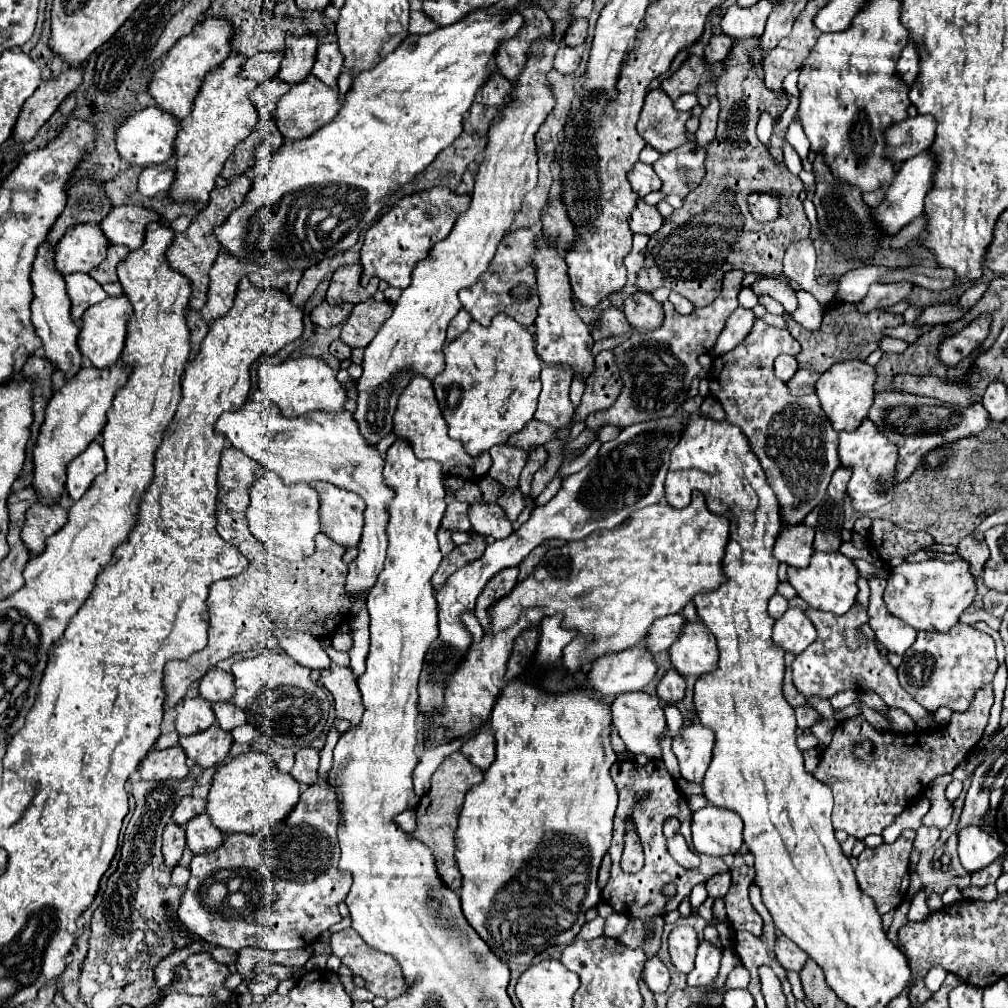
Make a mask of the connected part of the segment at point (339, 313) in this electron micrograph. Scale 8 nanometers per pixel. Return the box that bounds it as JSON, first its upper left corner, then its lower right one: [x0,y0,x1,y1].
[311,303,353,327]

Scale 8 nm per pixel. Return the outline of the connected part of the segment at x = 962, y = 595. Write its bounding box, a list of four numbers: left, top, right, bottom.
[883,559,977,633]

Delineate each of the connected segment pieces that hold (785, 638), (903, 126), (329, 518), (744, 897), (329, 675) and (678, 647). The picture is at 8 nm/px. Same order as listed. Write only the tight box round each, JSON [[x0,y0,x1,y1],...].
[[773,607,817,655],[885,115,935,163],[315,483,365,545],[723,865,763,937],[319,663,363,725],[669,621,719,677]]

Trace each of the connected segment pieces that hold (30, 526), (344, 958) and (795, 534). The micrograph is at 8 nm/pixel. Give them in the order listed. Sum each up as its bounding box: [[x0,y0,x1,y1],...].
[[21,505,67,555],[331,927,407,1000],[775,525,815,567]]

